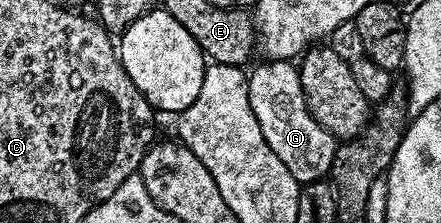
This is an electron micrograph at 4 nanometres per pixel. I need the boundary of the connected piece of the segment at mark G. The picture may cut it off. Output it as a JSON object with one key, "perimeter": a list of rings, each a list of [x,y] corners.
{"perimeter":[[[266,61],[263,67],[258,67],[249,72],[250,88],[248,97],[252,105],[252,113],[256,113],[256,121],[260,125],[260,134],[264,141],[280,157],[280,161],[288,167],[288,171],[296,179],[298,184],[316,183],[325,180],[330,173],[330,166],[334,160],[336,140],[329,131],[310,116],[306,110],[306,104],[302,101],[302,87],[298,83],[298,67],[290,61]]]}

